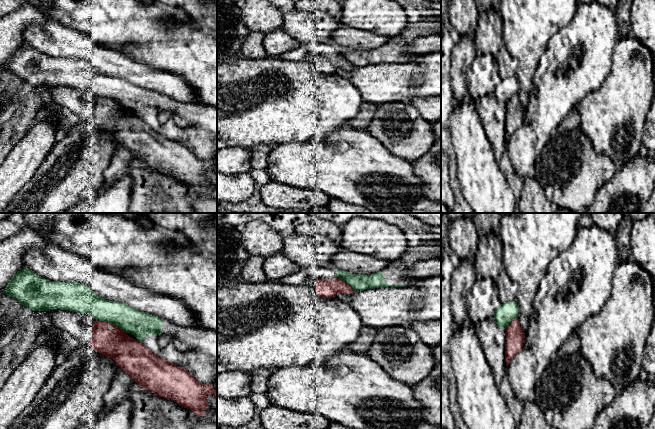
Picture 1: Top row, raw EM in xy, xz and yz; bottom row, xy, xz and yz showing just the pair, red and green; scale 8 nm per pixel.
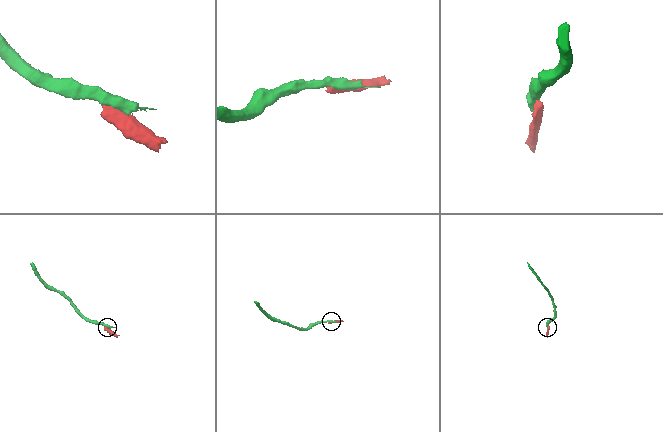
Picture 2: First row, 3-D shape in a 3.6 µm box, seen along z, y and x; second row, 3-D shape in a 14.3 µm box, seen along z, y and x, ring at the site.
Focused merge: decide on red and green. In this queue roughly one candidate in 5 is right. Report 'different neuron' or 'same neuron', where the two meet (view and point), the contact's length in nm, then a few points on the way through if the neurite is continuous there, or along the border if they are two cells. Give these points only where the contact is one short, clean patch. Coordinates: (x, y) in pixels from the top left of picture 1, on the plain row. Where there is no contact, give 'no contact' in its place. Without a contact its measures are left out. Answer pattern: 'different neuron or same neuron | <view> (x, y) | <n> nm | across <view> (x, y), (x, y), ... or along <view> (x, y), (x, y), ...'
different neuron | xy (109, 99) | 260 nm | along xy (96, 95), (115, 100), (124, 108)

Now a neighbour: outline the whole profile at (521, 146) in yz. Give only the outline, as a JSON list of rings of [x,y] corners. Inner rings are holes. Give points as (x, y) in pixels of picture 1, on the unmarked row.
[[[593,0],[588,4],[578,2],[572,22],[548,41],[534,74],[522,126],[507,144],[509,159],[518,176],[527,177],[535,167],[537,155],[569,111],[604,83],[612,70],[612,56],[618,39],[616,11]]]

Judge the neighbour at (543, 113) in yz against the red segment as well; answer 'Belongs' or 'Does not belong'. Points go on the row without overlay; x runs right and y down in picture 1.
Does not belong

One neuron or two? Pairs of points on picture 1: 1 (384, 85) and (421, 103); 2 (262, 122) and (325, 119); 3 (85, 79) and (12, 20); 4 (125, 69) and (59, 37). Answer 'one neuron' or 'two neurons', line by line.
1: two neurons
2: one neuron
3: two neurons
4: one neuron

